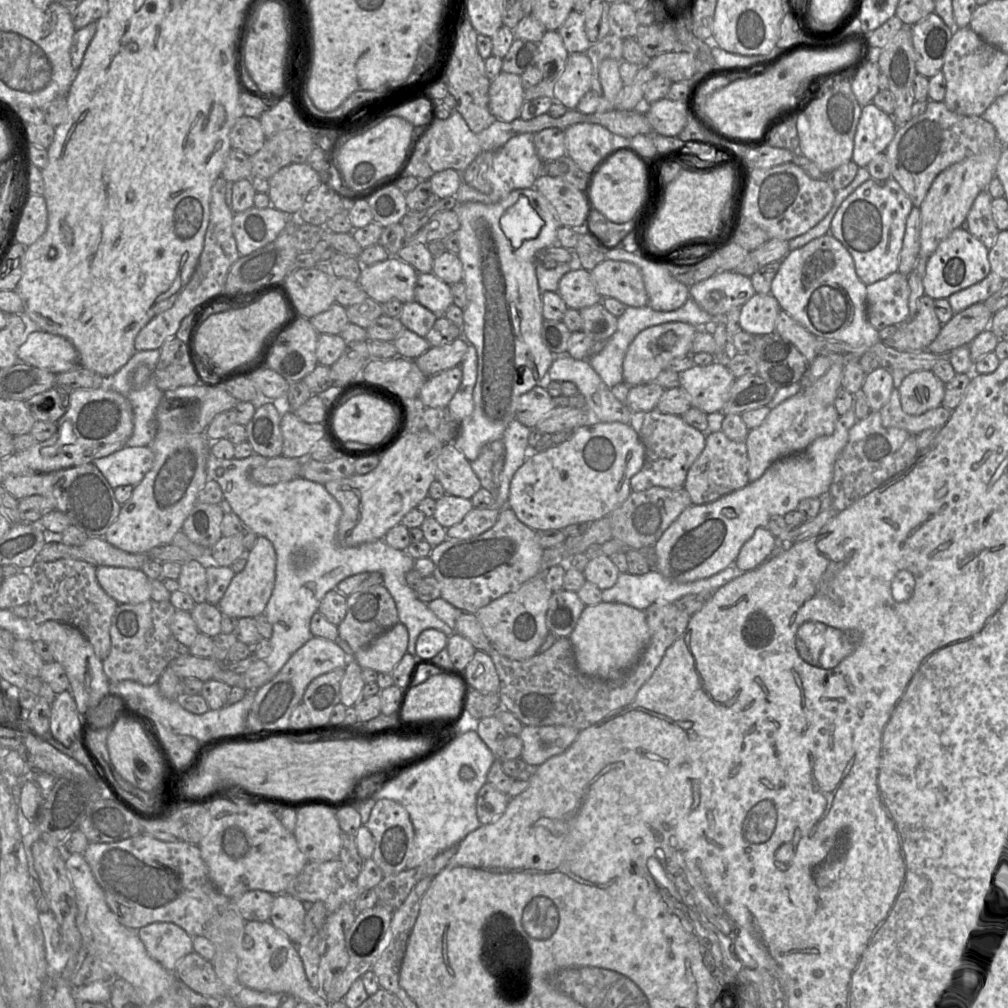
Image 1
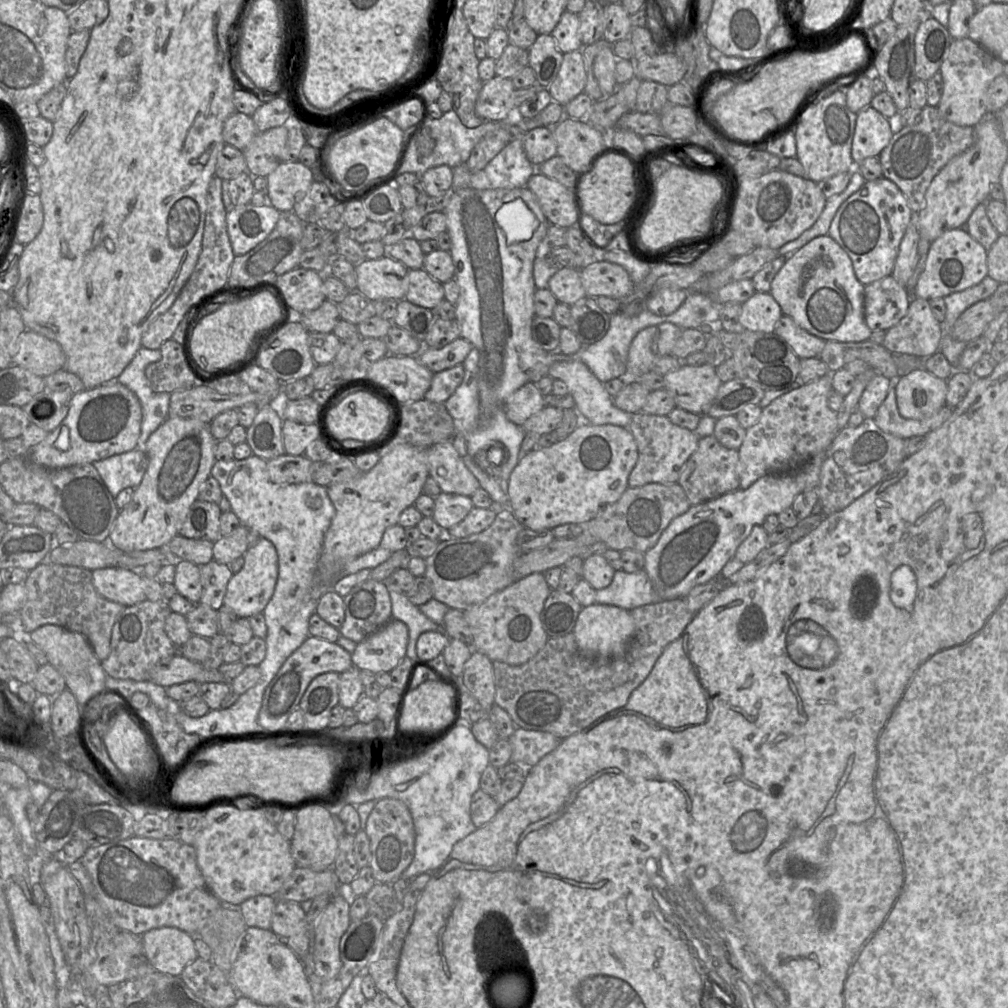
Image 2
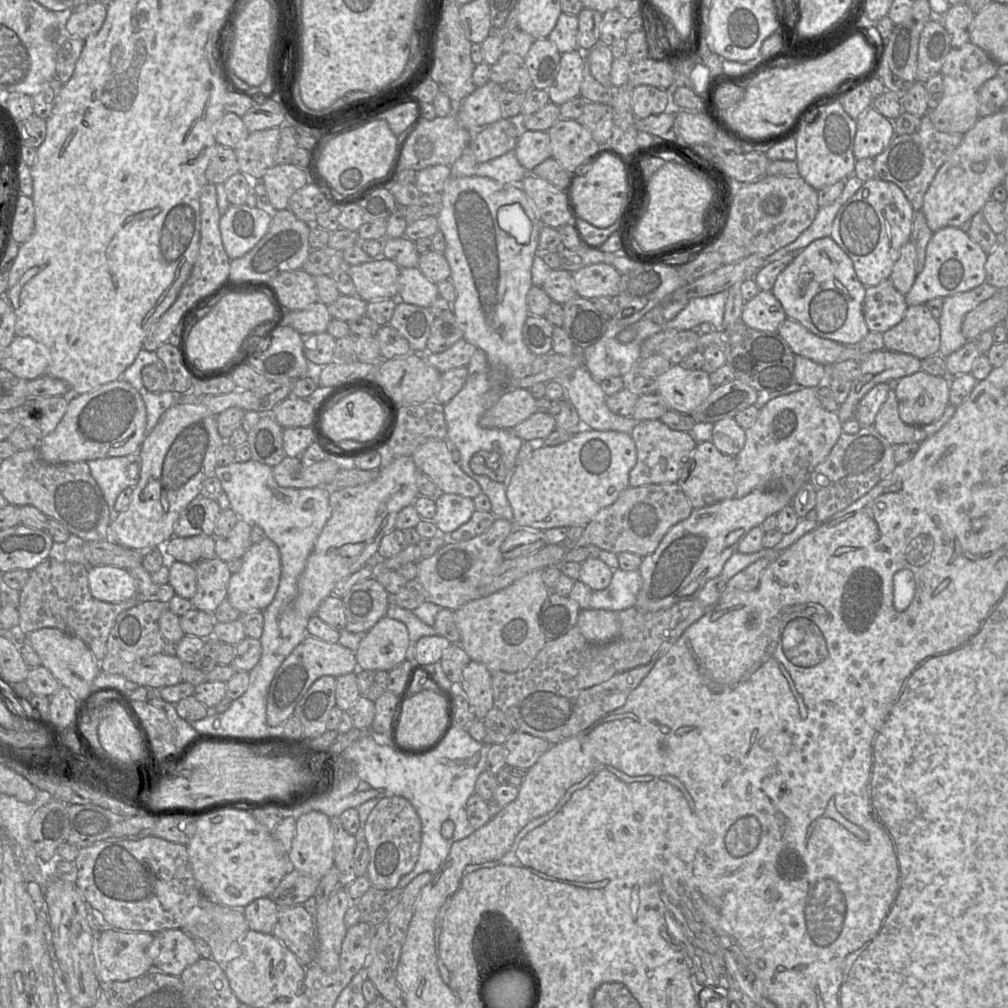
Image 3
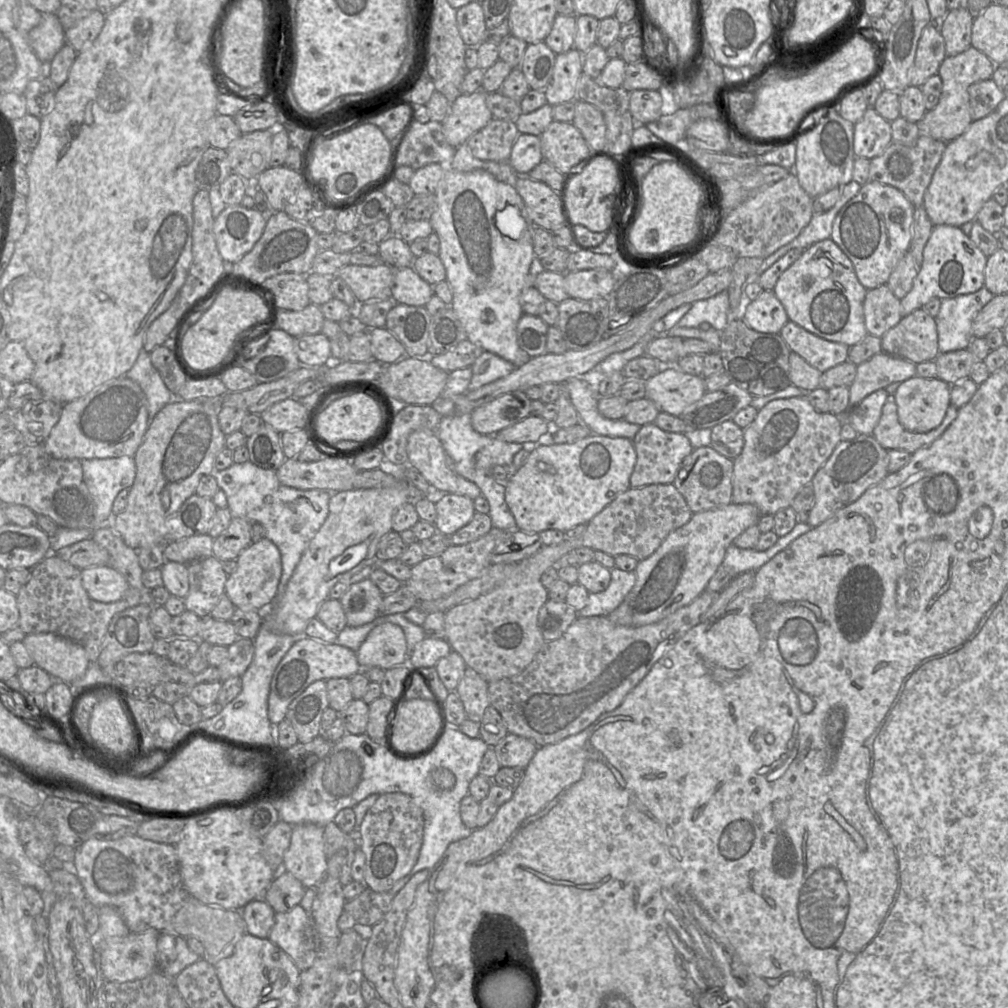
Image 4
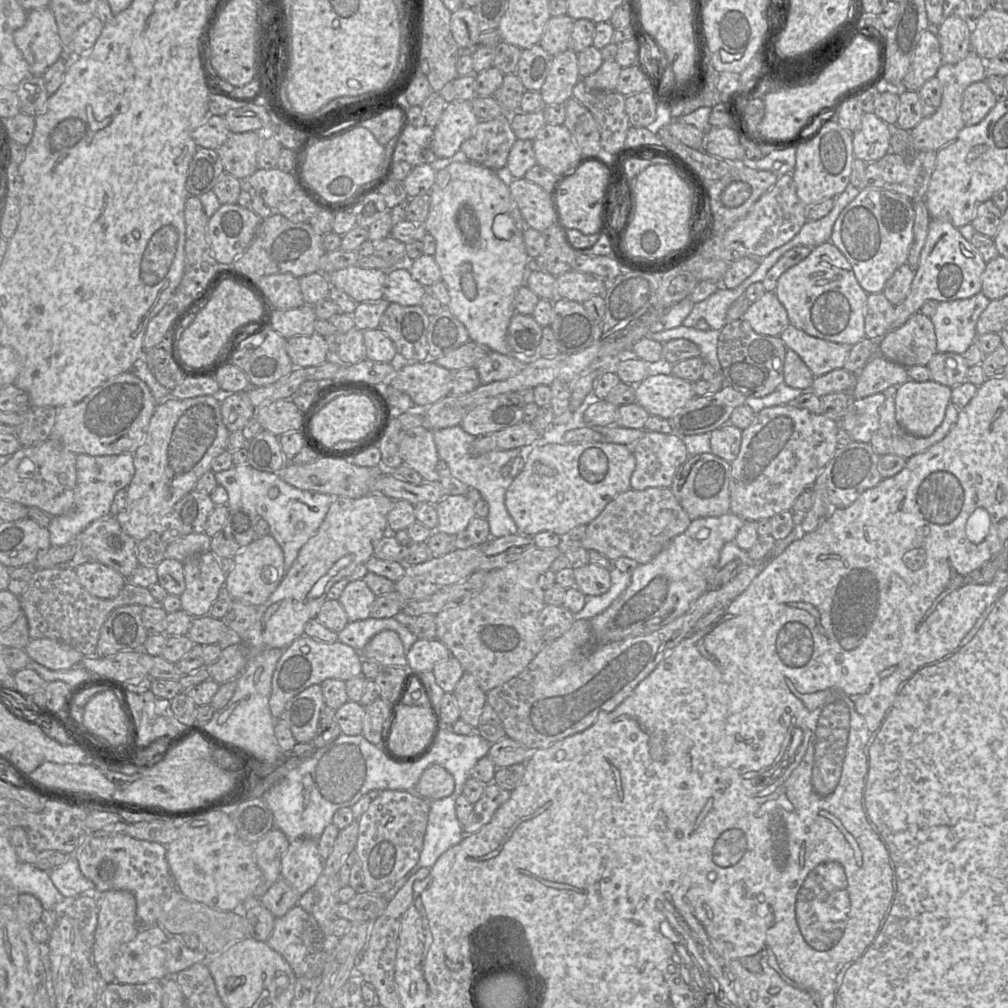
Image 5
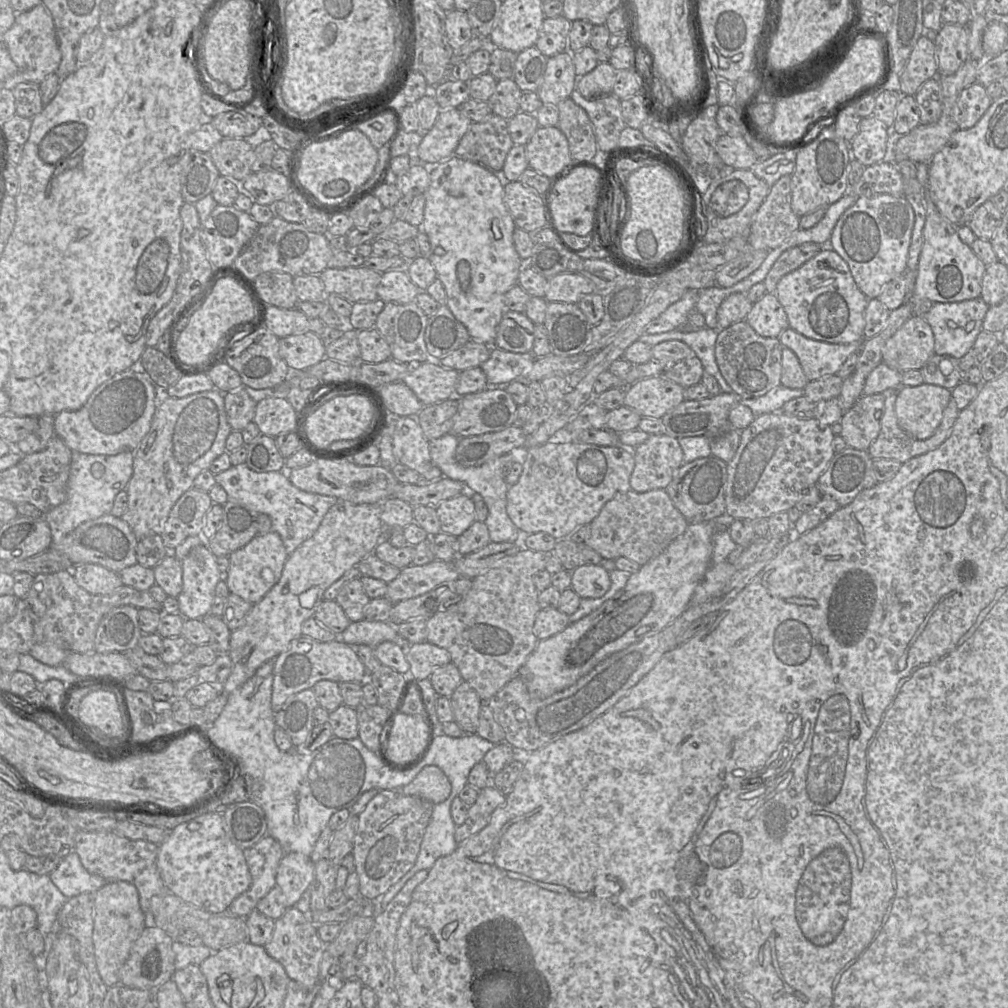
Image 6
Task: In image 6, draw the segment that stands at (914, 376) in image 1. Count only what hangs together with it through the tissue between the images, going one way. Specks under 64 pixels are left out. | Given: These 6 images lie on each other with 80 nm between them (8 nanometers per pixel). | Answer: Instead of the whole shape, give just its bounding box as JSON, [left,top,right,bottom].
[895,384,951,439]

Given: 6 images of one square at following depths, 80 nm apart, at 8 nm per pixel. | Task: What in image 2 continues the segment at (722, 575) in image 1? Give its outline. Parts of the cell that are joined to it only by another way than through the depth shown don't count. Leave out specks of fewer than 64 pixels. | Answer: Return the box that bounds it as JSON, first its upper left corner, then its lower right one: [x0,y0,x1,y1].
[595,570,657,611]

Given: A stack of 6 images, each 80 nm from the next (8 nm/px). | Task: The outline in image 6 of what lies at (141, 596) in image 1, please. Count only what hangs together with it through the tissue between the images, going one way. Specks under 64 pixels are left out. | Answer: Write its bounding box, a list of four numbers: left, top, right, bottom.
[72,564,123,595]

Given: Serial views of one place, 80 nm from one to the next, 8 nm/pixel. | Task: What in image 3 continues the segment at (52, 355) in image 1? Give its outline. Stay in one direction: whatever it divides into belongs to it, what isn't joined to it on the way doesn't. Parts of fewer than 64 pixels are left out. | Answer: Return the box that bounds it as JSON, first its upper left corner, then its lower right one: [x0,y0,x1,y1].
[1,335,50,380]

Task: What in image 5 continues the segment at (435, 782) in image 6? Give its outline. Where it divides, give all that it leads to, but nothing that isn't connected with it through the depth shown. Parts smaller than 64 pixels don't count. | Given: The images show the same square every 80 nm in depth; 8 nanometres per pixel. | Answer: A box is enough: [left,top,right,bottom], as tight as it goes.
[414,764,455,801]

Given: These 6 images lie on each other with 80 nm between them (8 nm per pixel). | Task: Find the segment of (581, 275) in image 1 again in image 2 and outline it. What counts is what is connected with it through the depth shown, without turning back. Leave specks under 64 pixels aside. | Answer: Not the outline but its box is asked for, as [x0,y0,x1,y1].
[548,268,586,305]

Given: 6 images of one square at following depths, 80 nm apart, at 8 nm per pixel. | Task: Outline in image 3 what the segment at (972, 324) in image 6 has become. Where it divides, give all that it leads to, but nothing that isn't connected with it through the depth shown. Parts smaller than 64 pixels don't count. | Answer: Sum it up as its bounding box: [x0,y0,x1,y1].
[938,282,998,356]

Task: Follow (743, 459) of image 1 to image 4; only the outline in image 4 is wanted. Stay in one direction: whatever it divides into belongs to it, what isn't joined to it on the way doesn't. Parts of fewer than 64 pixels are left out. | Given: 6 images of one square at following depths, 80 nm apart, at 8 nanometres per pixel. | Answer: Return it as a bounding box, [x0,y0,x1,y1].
[673,446,733,513]

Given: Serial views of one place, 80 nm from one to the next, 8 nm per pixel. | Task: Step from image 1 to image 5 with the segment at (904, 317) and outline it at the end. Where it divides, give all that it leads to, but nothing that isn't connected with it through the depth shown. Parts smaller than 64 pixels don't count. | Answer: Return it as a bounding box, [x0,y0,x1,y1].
[865,292,895,341]

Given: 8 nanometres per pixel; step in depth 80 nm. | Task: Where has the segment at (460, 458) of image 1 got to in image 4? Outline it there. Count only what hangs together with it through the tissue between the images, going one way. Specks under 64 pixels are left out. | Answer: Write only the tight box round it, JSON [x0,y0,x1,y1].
[406,430,481,500]

